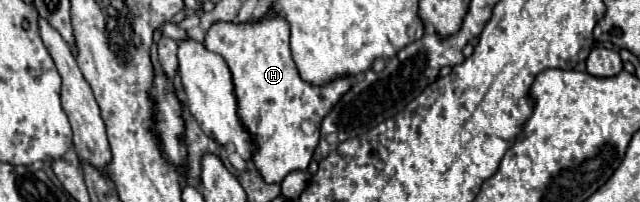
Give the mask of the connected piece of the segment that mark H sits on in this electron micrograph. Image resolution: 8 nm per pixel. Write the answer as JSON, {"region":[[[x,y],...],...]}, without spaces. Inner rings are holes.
{"region":[[[279,16],[271,20],[259,18],[247,24],[217,22],[205,34],[203,42],[211,52],[219,54],[231,70],[239,120],[251,136],[257,136],[257,150],[251,162],[261,178],[267,184],[279,184],[289,172],[307,170],[319,142],[319,124],[325,112],[337,104],[353,80],[345,76],[327,86],[303,82],[289,50],[289,24]],[[303,122],[311,124],[313,130],[305,132]]]}

